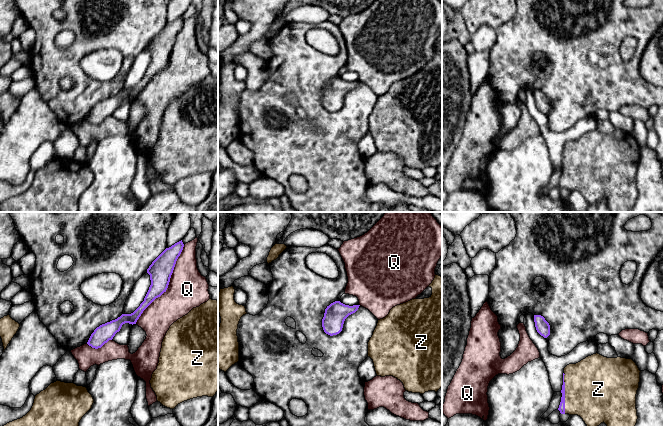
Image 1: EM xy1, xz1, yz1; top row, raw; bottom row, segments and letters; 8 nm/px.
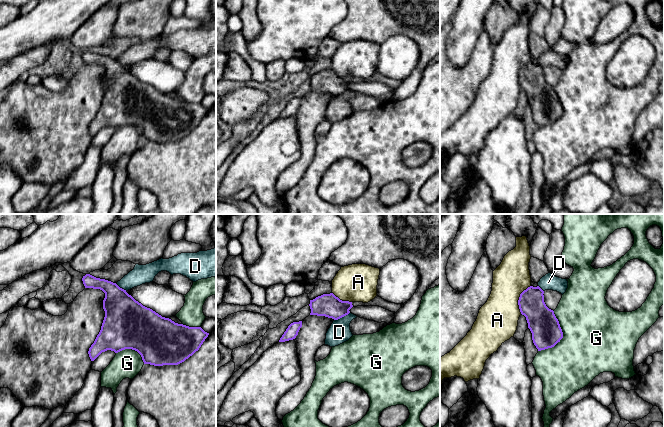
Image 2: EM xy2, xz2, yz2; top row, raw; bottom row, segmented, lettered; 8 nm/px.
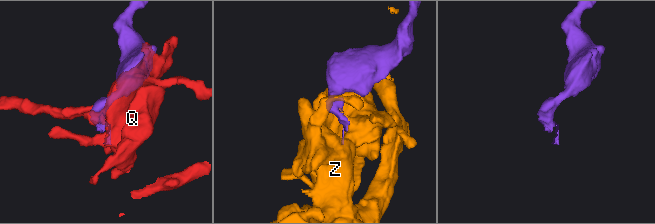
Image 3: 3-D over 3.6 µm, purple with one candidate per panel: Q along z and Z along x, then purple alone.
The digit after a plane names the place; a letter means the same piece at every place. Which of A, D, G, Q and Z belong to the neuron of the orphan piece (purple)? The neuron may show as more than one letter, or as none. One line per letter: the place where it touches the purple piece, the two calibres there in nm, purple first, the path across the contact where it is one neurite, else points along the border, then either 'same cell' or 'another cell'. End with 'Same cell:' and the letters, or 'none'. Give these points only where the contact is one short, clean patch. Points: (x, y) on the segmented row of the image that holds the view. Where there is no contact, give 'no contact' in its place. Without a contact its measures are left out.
A: meets purple in yz2 at (519, 299); 220 nm thick on the purple side, 320 nm on the other; border along yz2 (530, 285), (520, 294), (518, 300), (520, 313); another cell
D: meets purple in xz2 at (341, 317); 190 nm thick on the purple side, 180 nm on the other; border along xz2 (349, 312), (334, 320); another cell
G: meets purple in yz2 at (562, 336); 240 nm thick on the purple side, 500 nm on the other; another cell
Q: meets purple in xy1 at (168, 284); 190 nm thick on the purple side, 320 nm on the other; another cell
Z: meets purple in yz1 at (564, 393); 50 nm thick on the purple side, 480 nm on the other; same cell
Same cell: Z

